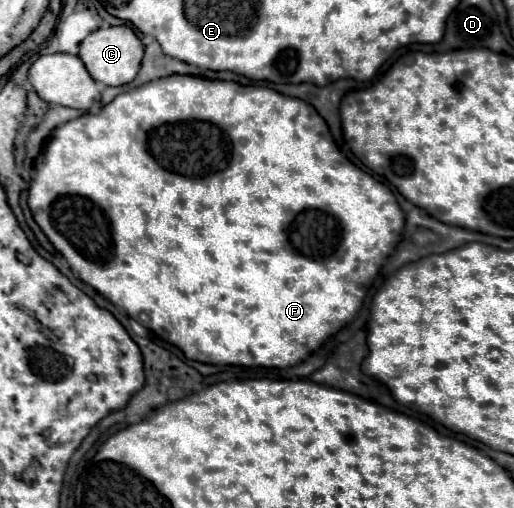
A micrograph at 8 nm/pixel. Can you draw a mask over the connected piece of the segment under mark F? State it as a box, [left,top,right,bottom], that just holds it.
[27,74,405,368]

